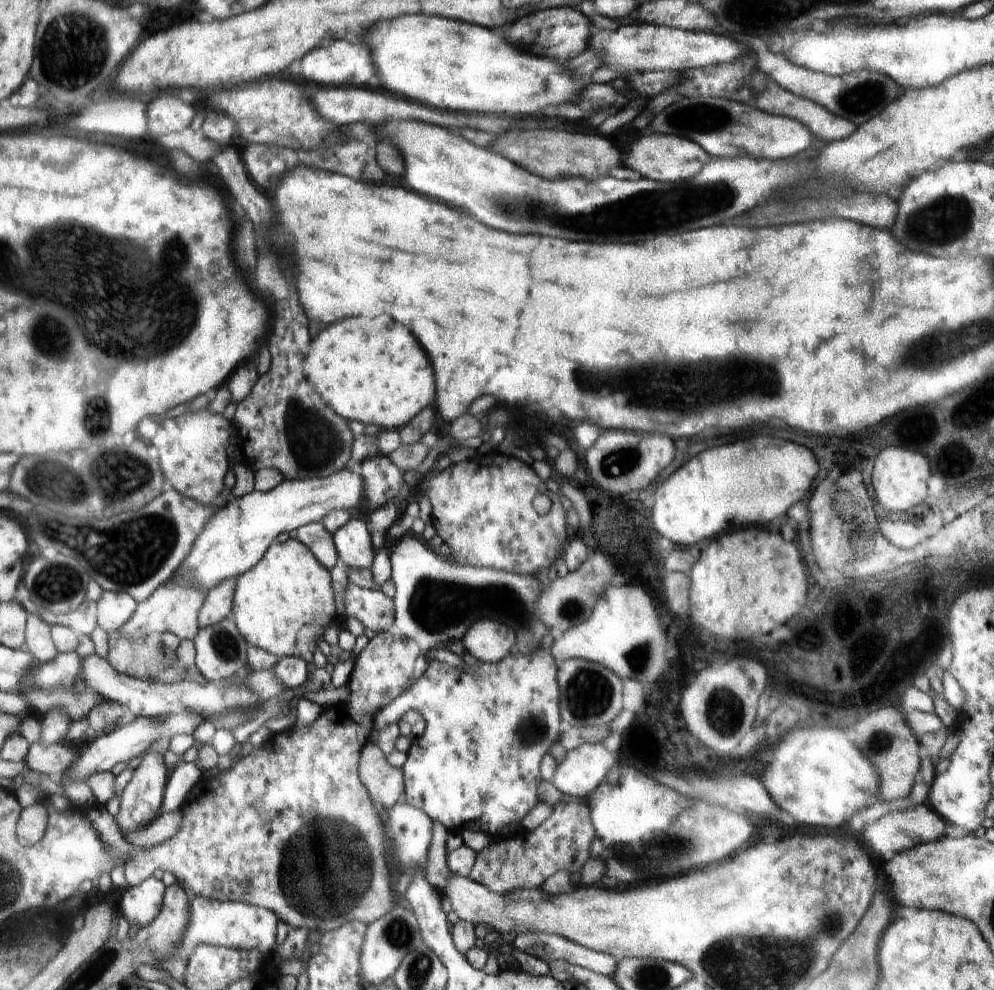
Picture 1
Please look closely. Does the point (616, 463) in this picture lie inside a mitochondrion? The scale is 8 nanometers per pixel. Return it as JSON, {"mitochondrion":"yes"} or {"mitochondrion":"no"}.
{"mitochondrion":"yes"}

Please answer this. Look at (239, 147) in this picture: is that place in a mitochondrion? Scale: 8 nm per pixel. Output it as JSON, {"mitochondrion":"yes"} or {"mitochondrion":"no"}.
{"mitochondrion":"no"}

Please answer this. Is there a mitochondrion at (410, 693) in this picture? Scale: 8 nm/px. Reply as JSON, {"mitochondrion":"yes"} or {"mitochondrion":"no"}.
{"mitochondrion":"no"}

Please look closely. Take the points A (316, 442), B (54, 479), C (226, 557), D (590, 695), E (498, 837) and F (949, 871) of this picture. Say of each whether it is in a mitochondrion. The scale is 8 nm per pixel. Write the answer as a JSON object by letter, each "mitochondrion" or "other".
{"A":"mitochondrion","B":"mitochondrion","C":"other","D":"mitochondrion","E":"other","F":"other"}

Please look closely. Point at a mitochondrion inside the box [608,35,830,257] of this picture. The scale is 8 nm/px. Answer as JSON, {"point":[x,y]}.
{"point":[702,119]}

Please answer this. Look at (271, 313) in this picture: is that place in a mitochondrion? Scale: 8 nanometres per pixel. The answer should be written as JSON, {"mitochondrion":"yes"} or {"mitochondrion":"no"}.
{"mitochondrion":"no"}

